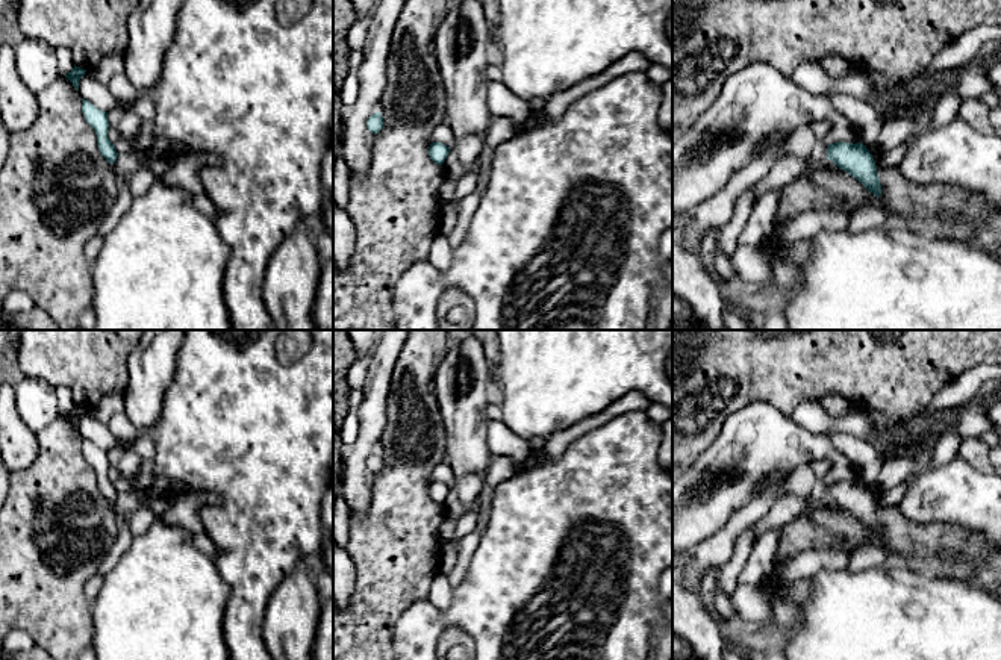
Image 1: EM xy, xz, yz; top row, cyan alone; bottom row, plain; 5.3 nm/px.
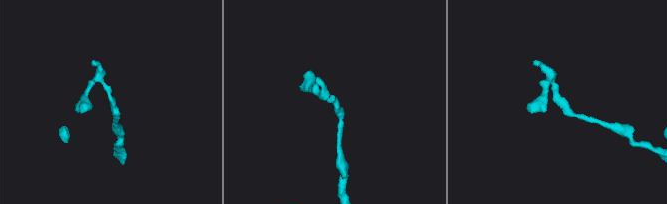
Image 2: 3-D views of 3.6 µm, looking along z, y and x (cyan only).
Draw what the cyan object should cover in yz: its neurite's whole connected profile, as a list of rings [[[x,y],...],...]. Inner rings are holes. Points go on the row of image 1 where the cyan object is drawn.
[[[834,142],[827,147],[827,160],[856,177],[877,198],[881,195],[881,185],[877,174],[874,156],[866,145],[857,142]]]

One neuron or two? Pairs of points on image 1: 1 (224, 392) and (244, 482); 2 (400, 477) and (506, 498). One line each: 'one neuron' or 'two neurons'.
1: one neuron
2: two neurons

